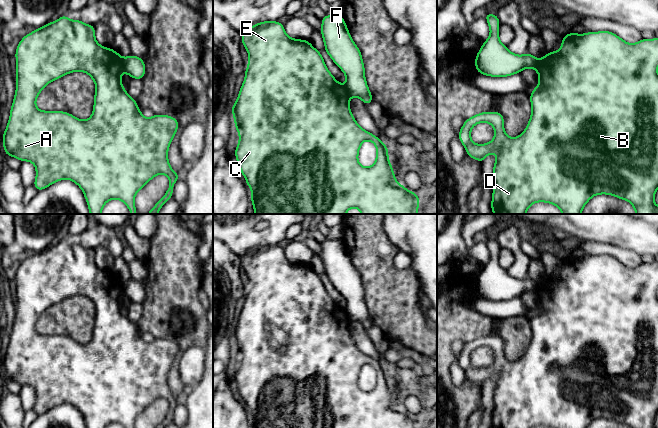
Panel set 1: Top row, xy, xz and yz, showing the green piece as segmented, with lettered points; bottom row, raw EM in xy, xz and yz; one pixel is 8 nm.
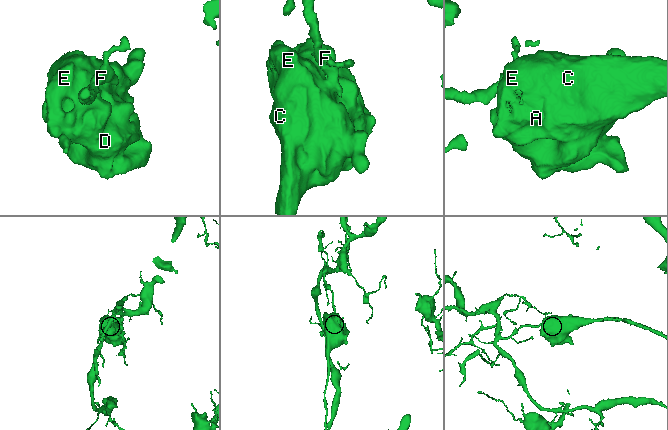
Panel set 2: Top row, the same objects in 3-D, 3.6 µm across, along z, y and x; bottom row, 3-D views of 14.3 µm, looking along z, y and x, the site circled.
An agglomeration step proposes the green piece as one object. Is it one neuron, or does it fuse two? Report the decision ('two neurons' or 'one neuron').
two neurons

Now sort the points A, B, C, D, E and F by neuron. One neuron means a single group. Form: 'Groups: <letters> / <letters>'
Groups: A B C D E / F

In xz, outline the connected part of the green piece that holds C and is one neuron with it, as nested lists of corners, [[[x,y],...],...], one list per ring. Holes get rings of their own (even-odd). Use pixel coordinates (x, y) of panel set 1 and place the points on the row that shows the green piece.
[[[264,21],[259,22],[249,28],[247,28],[245,31],[242,32],[242,39],[241,43],[245,46],[248,56],[249,56],[249,62],[247,64],[247,69],[245,70],[245,78],[244,82],[240,88],[236,103],[230,107],[234,122],[235,122],[235,129],[239,133],[239,143],[236,147],[236,150],[234,152],[234,155],[237,159],[239,170],[243,174],[243,176],[246,179],[246,184],[251,188],[251,203],[254,206],[254,214],[346,214],[347,211],[350,208],[358,208],[361,211],[361,214],[418,214],[418,207],[419,207],[419,195],[416,193],[413,193],[412,191],[409,191],[406,189],[402,184],[399,184],[396,182],[396,177],[392,168],[392,165],[389,161],[388,157],[388,147],[386,144],[384,144],[380,138],[378,138],[376,135],[362,129],[356,122],[355,118],[353,117],[351,113],[351,109],[349,107],[349,100],[350,100],[350,94],[346,88],[346,86],[341,85],[334,76],[329,72],[327,69],[324,60],[318,50],[316,50],[309,40],[300,40],[300,39],[293,39],[290,38],[284,31],[284,25],[278,21]],[[369,140],[371,141],[377,149],[376,154],[376,161],[375,163],[370,167],[363,167],[358,162],[358,153],[360,150],[361,144],[365,141]]]

